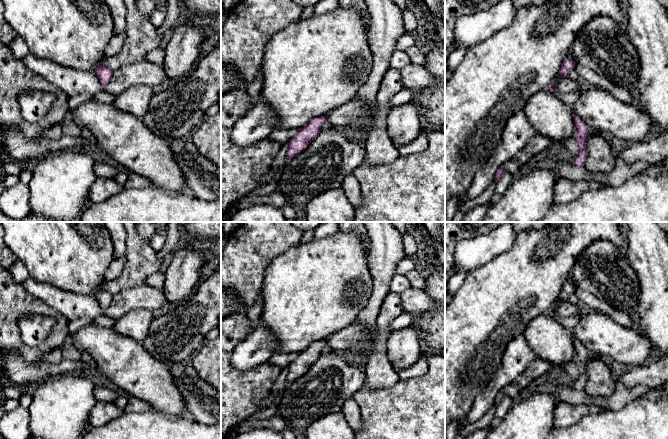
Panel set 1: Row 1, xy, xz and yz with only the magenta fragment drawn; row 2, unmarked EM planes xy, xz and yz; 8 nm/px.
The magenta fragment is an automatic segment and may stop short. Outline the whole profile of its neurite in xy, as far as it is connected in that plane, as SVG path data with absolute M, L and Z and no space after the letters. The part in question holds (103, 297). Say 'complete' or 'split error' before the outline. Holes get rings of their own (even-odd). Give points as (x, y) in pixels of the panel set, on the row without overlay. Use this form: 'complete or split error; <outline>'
complete; M101 287L95 293L94 297L96 298L97 302L99 303L101 309L106 310L109 307L109 305L111 304L111 301L113 299L113 294L108 292L105 289L105 287Z

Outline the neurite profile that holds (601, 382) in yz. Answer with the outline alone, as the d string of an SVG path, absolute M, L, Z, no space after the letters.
M604 357L591 358L586 364L587 382L584 392L592 397L608 397L616 387L615 375L604 363Z

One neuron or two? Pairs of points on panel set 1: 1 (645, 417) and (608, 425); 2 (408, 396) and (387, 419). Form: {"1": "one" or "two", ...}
{"1": "one", "2": "one"}

